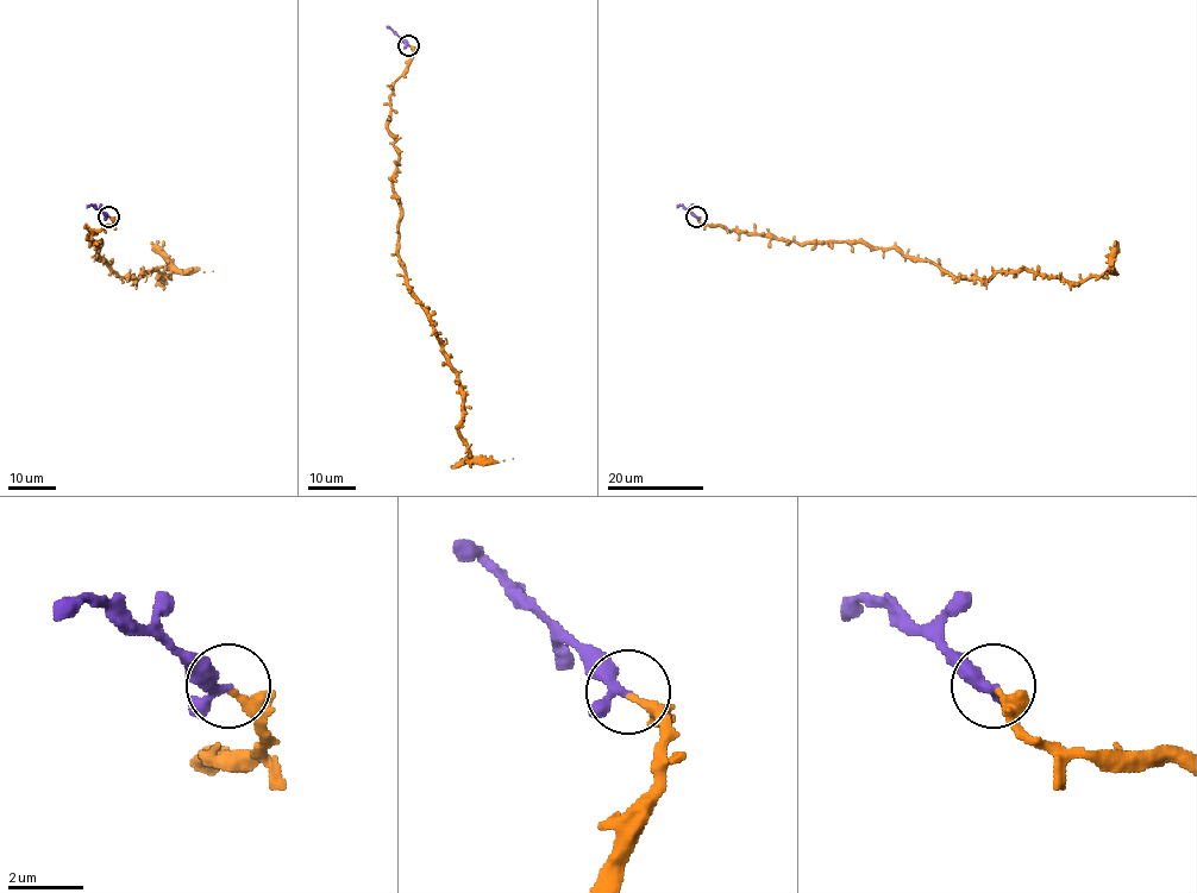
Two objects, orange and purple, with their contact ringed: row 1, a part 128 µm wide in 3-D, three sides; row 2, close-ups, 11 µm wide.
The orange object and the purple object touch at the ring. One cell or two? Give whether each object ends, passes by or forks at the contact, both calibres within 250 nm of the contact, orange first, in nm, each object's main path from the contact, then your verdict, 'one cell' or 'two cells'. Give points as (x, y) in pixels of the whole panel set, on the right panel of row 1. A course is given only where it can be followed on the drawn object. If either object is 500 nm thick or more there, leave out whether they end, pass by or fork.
orange ends there; purple passes by; 240 nm thick on the orange side, 280 nm on the other; orange runs (696, 217), (701, 222), (721, 224), (747, 234), (896, 249), (963, 278), (1033, 271), (1084, 282), (1109, 271); purple runs (696, 215), (681, 205), (677, 207); one cell

